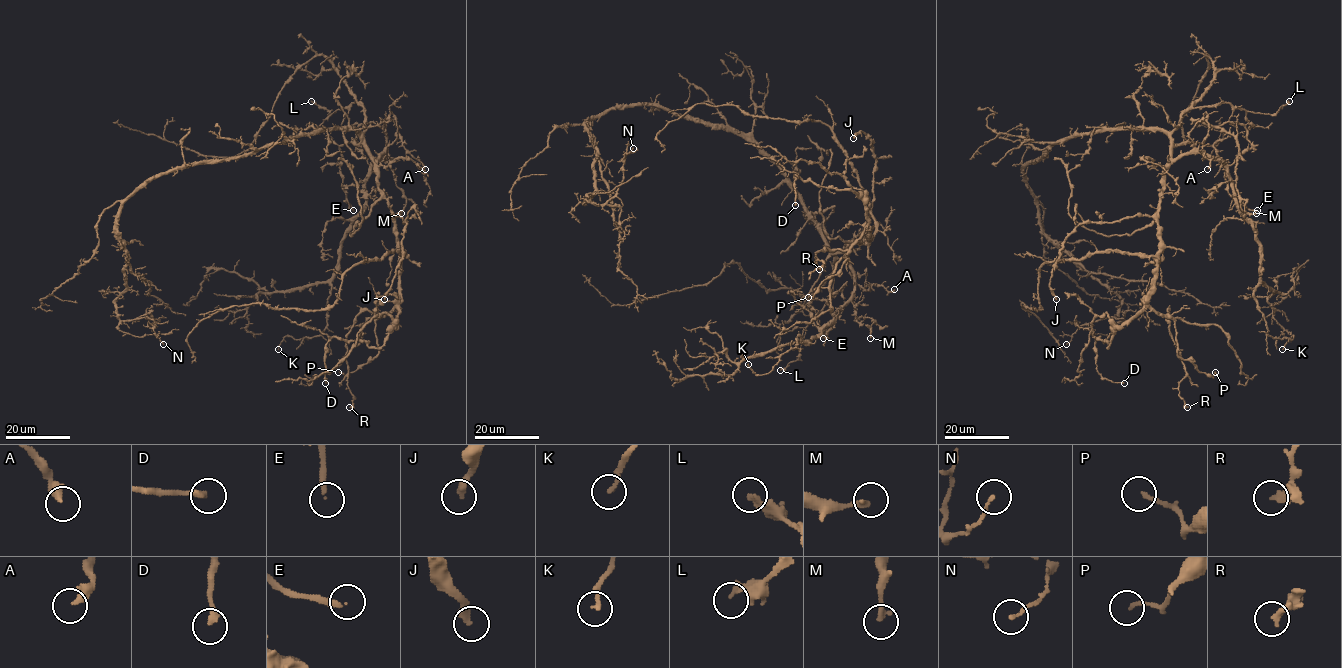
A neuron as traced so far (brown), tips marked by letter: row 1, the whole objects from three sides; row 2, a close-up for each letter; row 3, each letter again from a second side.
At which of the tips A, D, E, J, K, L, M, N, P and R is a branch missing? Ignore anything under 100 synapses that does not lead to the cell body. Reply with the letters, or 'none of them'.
E

